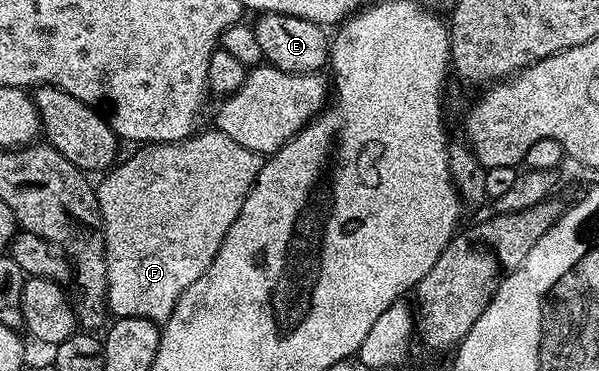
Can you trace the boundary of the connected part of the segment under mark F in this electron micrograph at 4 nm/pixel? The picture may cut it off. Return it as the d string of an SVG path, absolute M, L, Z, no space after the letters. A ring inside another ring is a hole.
M211 131L193 134L177 144L141 147L129 160L121 159L98 184L96 197L104 219L108 271L106 304L113 317L168 320L182 293L206 274L210 262L214 262L214 254L218 254L218 246L226 238L226 230L234 226L234 218L238 218L242 202L246 202L258 178L262 157L258 152L246 150L246 146L238 146L225 132Z

